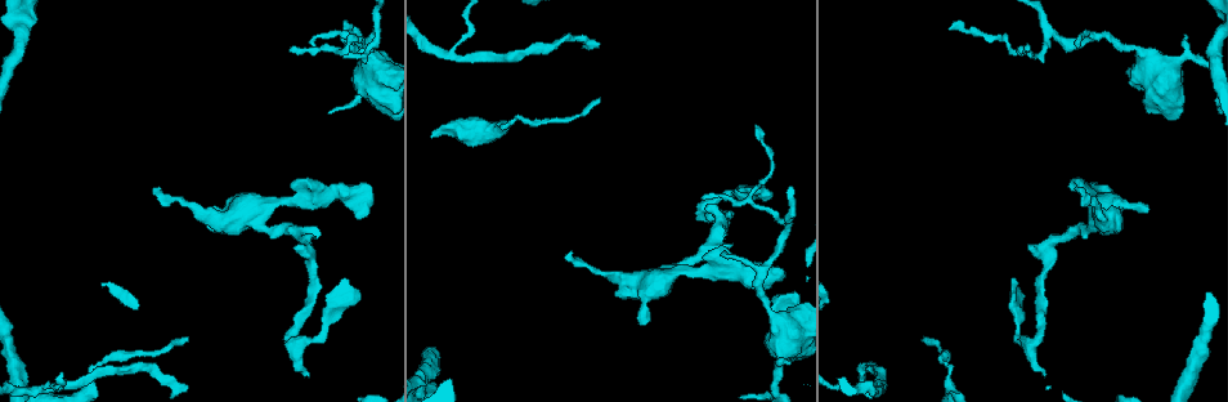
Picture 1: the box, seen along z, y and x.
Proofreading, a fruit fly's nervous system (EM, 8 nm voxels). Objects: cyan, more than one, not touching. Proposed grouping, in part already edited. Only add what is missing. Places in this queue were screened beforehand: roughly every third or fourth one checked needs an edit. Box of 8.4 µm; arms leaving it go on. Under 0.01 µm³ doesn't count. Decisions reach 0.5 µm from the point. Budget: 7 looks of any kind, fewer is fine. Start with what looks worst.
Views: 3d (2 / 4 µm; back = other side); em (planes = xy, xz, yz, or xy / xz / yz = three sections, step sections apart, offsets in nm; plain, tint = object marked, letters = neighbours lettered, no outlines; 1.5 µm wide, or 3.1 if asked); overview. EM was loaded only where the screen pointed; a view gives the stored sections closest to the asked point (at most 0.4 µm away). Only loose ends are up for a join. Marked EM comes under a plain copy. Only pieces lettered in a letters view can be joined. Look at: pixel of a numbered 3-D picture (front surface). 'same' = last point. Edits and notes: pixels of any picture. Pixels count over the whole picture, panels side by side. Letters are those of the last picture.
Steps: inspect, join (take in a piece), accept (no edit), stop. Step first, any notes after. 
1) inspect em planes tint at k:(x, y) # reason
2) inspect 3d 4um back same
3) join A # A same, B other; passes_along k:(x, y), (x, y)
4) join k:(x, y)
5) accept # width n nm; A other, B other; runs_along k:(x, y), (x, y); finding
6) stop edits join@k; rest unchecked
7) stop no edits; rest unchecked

inspect 3d 4um at 1:(292, 185) # an open end

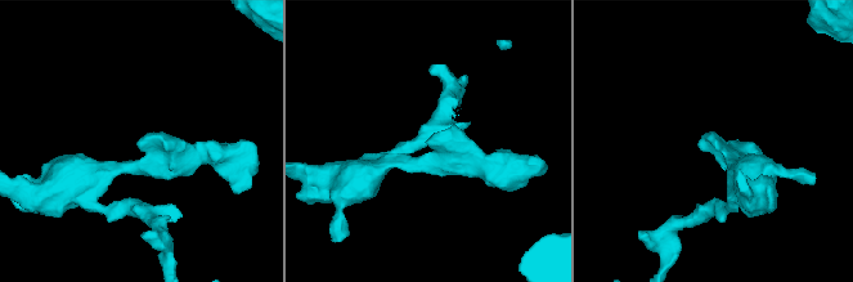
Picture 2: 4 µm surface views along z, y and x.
inspect em planes letters at 2:(426, 140) # need the tissue

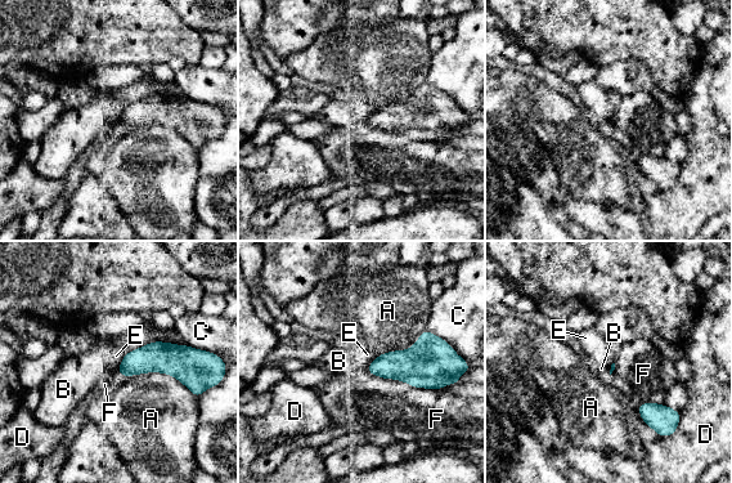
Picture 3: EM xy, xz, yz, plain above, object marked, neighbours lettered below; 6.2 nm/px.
accept # longest_contact A 500 nm; A other, B other, C other, D other, E other, F other; border 3:(378, 354), (364, 369); none of them fits

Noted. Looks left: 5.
inspect em xy step 8 letters at 1:(158, 188) # tapers out

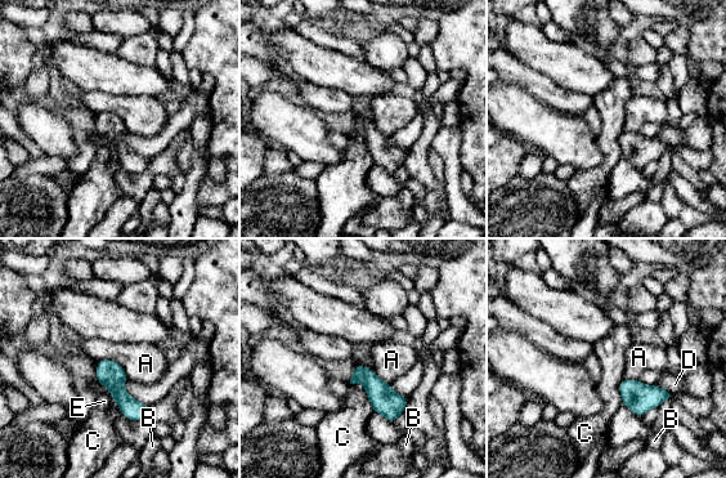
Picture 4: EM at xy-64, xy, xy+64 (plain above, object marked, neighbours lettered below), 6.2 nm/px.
accept # A other, B other, C other, D other, E other; border 4:(97, 361), (115, 360), (128, 379); none of them fits

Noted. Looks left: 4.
inspect em xz step 4 tint at 1:(1146, 211) # free end

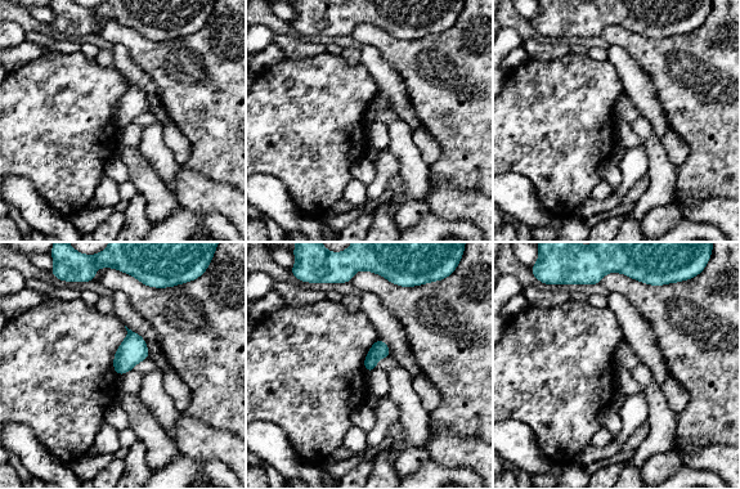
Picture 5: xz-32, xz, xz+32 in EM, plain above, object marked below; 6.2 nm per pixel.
inspect em planes letters same # cut it another way

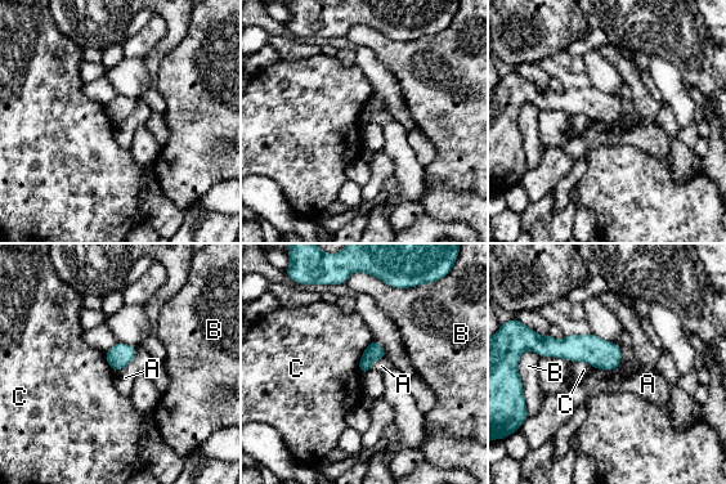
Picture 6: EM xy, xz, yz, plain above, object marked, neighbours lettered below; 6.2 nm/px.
accept # A other, B other, C other; no lettered piece goes on from it

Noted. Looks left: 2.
stop no edits; rest unchecked

